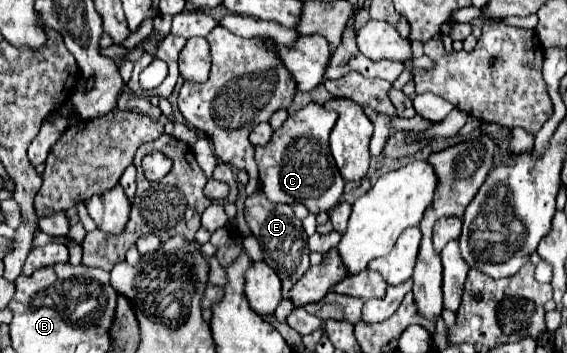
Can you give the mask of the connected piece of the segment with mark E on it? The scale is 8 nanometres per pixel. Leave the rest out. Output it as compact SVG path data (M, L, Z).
M257 192L247 198L245 202L245 220L253 232L253 236L259 240L263 252L265 252L265 262L273 262L273 268L277 270L281 284L283 284L283 300L281 306L277 306L275 318L281 324L287 324L287 316L297 308L291 302L291 288L297 284L297 280L307 272L309 268L309 244L307 244L307 234L303 230L301 220L293 214L293 208L289 204L273 204L265 198L263 192Z

